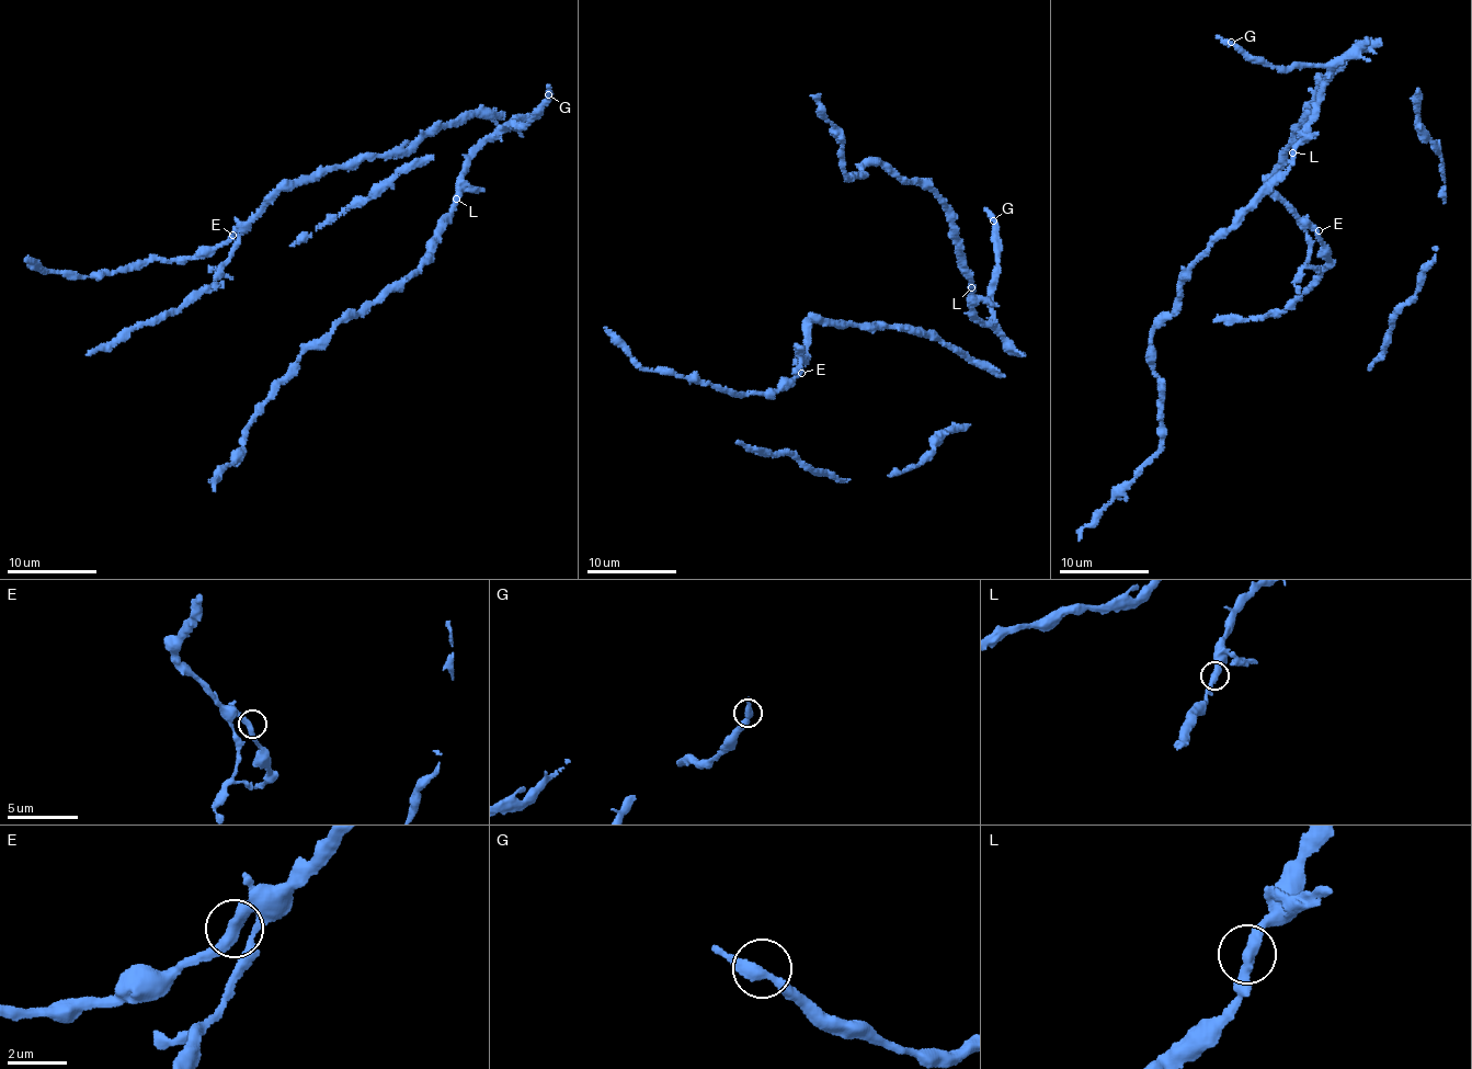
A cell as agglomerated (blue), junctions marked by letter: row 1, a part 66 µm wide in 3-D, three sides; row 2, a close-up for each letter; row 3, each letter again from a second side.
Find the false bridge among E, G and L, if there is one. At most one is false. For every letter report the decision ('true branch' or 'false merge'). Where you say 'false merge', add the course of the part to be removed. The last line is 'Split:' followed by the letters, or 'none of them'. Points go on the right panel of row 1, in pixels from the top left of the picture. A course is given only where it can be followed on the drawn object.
E: true branch
G: true branch
L: true branch
Split: none of them

